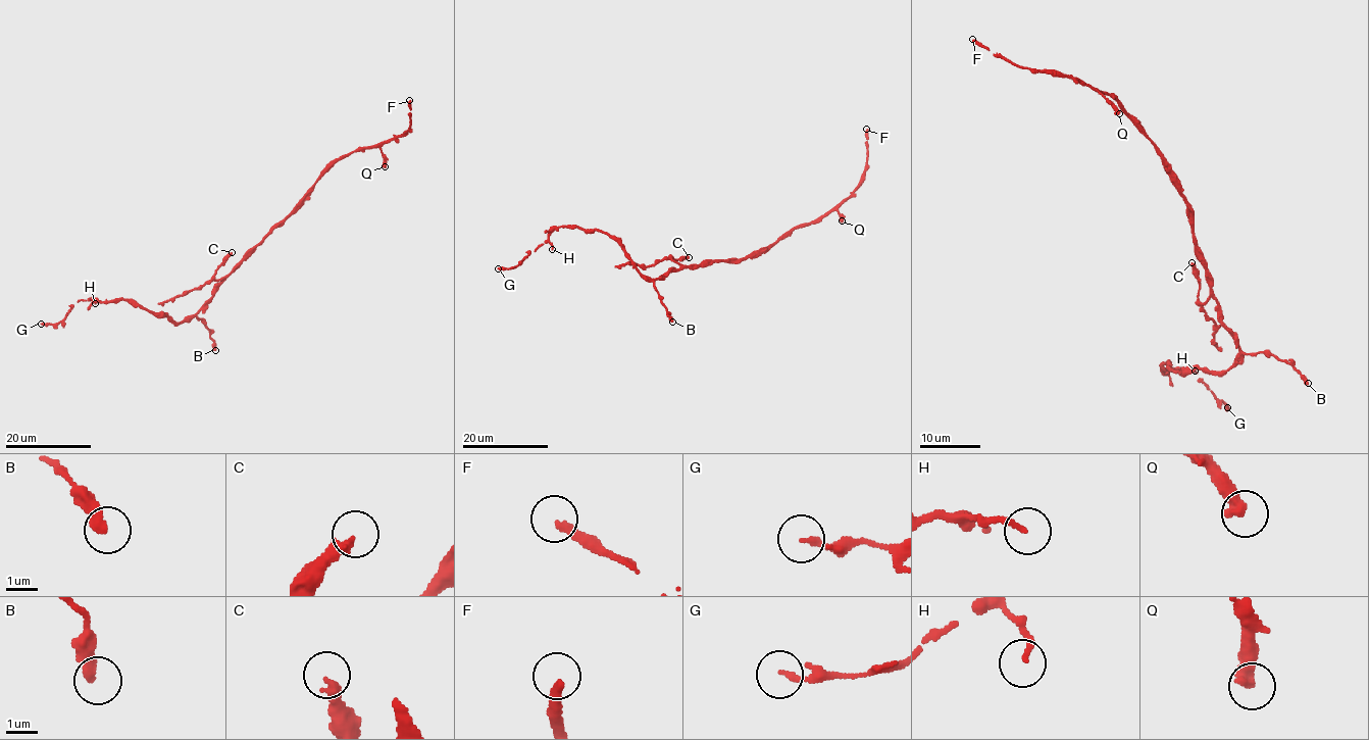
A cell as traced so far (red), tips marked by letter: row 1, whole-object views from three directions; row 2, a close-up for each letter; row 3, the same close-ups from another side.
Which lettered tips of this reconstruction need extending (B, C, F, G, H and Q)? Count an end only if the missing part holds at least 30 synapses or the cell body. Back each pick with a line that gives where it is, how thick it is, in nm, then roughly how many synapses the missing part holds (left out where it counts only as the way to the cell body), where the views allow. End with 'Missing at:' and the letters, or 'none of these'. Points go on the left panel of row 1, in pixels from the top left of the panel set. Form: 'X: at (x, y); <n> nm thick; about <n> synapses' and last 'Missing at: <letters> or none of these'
Missing at: none of these

